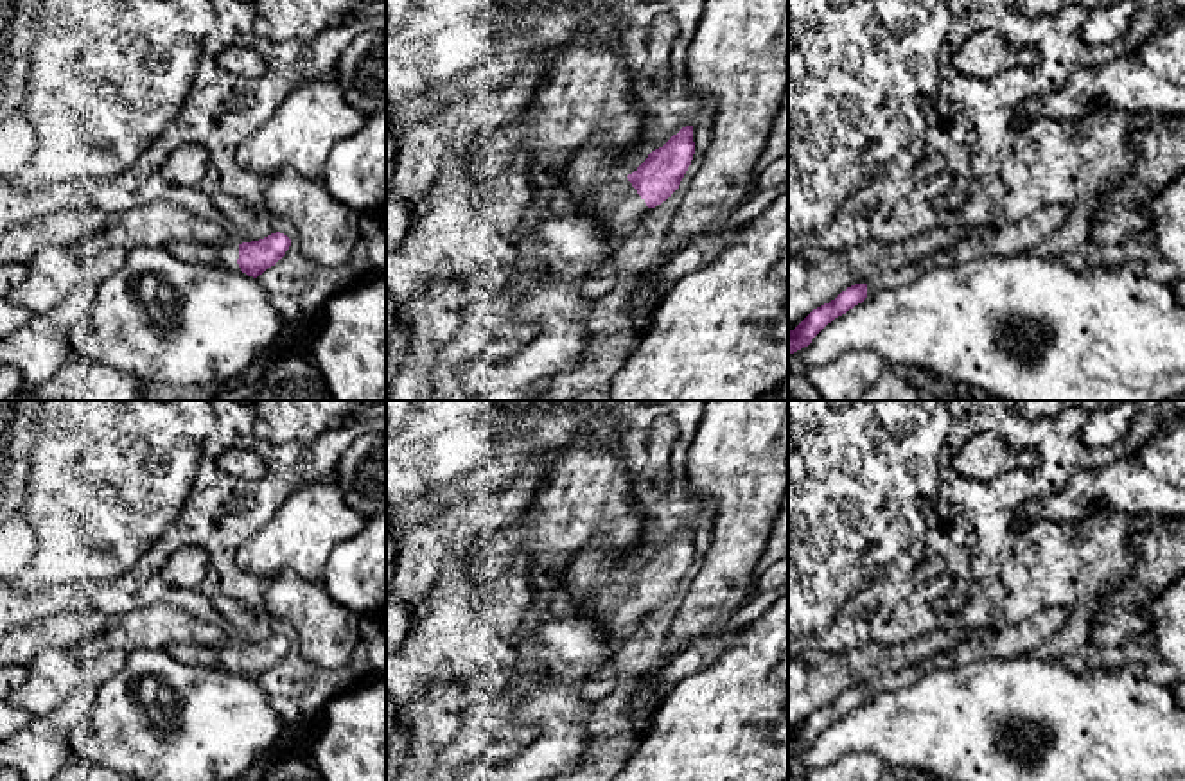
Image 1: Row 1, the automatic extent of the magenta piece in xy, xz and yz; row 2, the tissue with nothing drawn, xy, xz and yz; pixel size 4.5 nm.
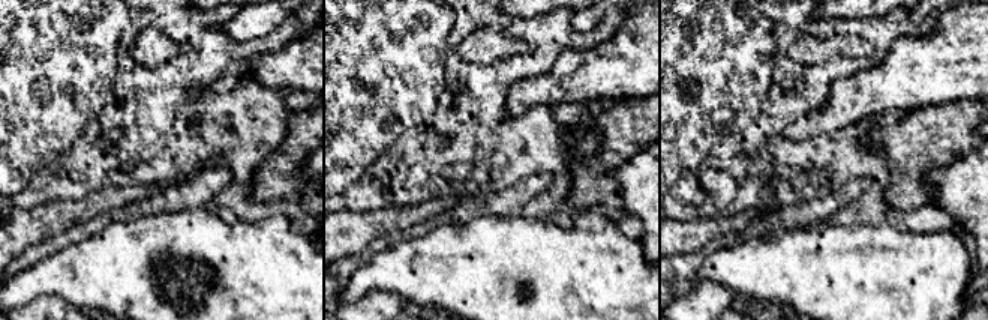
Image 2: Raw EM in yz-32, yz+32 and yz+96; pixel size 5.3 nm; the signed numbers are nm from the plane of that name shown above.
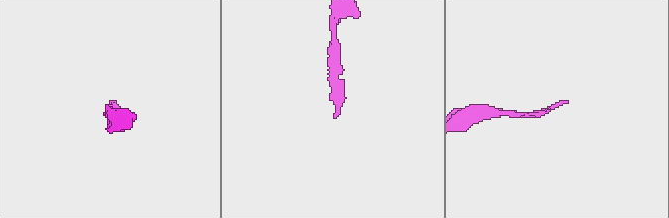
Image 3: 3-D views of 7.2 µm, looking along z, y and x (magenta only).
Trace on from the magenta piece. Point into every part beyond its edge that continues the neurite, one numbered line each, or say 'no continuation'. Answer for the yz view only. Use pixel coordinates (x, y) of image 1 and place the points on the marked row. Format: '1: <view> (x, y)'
no continuation

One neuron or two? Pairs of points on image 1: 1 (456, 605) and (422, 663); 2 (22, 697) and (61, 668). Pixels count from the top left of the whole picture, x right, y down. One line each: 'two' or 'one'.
1: one
2: one

